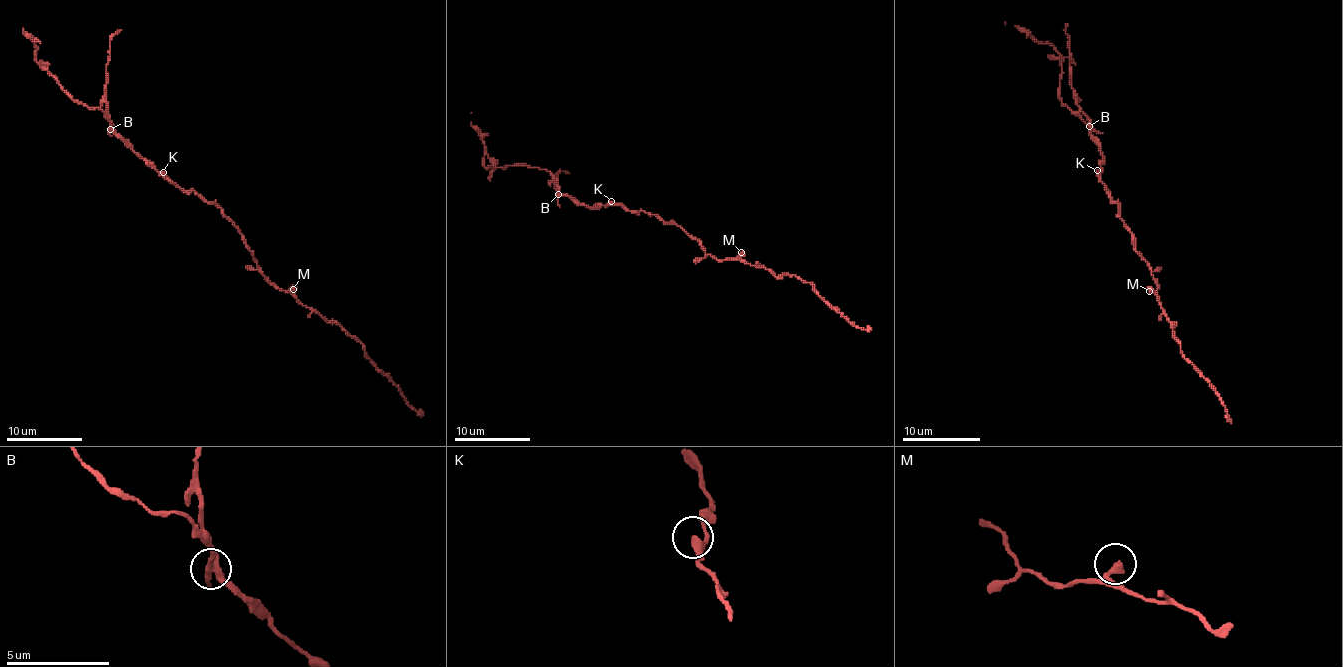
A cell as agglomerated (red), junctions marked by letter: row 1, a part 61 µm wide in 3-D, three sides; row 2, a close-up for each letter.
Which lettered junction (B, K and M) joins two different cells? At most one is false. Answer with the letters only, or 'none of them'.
B

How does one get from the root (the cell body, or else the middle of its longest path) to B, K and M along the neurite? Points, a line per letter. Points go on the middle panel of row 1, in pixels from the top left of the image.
B: (667, 224), (643, 211), (628, 211), (620, 205), (586, 207), (558, 194)
K: (667, 224), (654, 214), (626, 211), (611, 201)
M: (667, 224), (677, 224), (692, 235), (707, 254), (718, 260), (735, 258), (741, 252)

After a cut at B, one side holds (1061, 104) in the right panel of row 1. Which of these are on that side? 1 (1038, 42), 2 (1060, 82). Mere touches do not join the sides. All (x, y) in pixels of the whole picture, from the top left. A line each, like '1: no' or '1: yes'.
1: yes
2: yes

